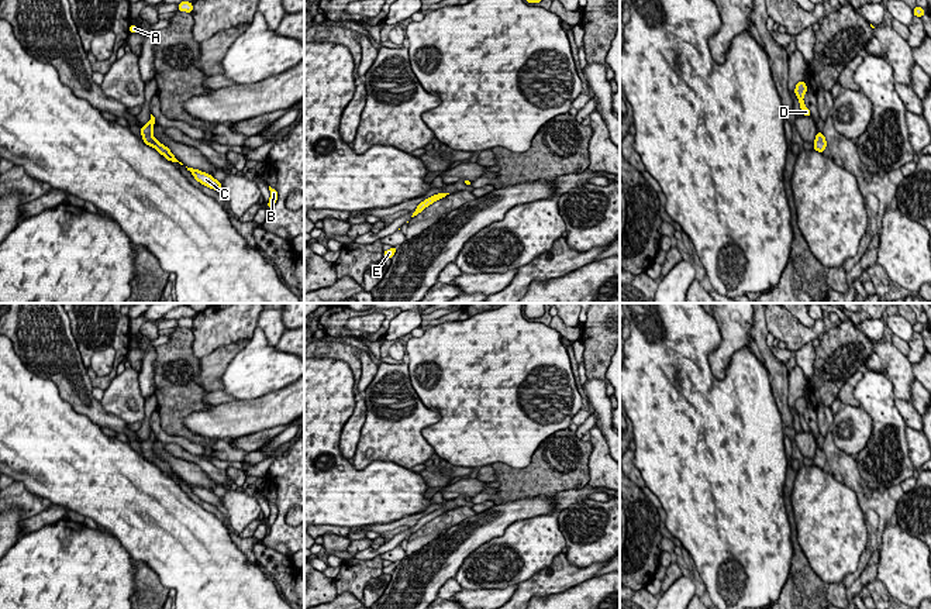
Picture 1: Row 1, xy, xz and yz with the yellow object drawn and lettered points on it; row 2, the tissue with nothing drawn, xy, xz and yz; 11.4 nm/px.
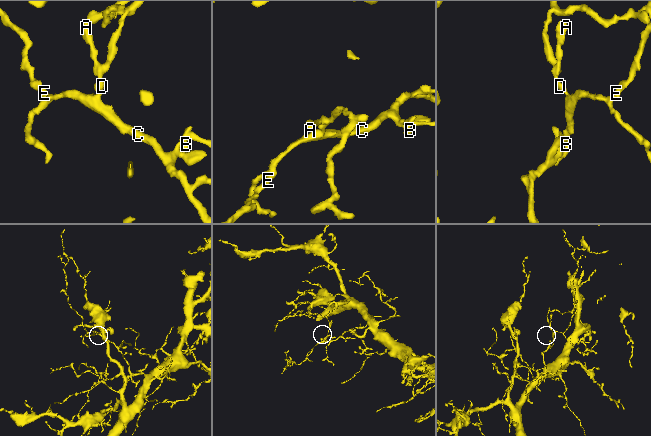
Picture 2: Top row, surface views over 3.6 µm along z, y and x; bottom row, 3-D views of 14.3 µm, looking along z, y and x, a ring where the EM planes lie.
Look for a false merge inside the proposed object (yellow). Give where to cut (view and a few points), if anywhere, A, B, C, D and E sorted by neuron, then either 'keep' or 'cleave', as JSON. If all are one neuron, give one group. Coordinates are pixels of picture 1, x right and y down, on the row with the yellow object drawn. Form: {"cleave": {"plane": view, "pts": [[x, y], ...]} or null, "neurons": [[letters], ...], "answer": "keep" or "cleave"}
{"cleave": null, "neurons": [["A", "B", "C", "D", "E"]], "answer": "keep"}

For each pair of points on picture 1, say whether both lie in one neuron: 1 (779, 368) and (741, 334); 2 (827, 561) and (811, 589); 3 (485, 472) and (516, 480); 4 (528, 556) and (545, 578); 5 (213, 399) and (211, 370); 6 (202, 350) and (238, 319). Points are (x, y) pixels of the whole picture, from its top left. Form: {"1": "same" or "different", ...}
{"1": "different", "2": "different", "3": "different", "4": "different", "5": "different", "6": "same"}

